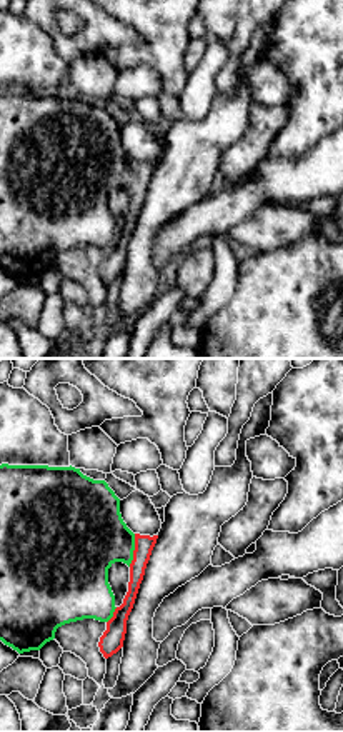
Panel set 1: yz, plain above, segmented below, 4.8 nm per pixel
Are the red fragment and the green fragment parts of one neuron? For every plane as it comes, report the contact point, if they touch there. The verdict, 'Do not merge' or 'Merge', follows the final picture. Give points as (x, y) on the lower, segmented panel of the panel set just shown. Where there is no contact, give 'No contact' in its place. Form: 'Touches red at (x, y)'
Touches red at (134, 551)

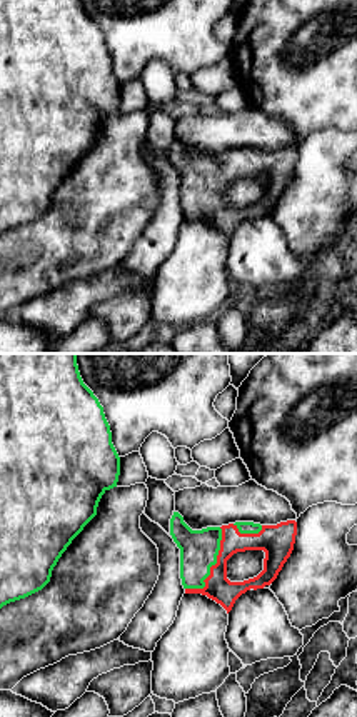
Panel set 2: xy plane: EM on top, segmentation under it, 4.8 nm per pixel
Touches red at (212, 566)

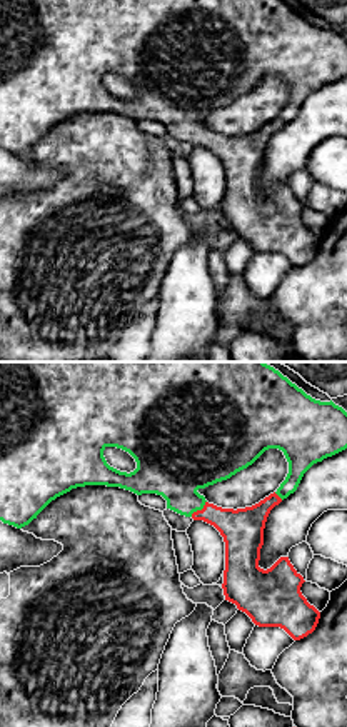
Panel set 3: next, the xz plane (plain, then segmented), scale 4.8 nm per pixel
Touches red at (199, 511)

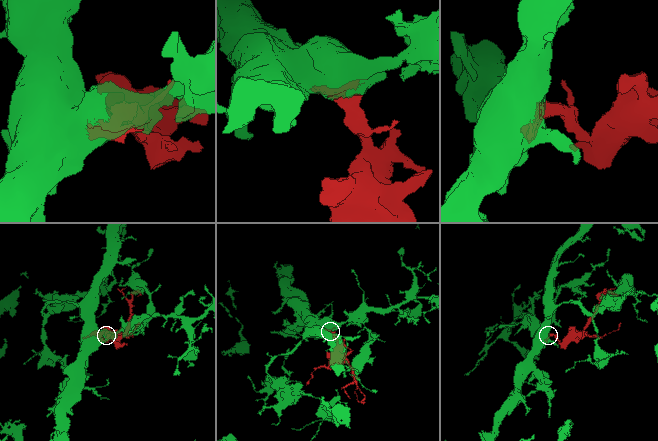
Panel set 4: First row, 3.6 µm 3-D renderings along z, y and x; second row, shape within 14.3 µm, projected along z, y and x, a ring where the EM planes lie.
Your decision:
Merge

